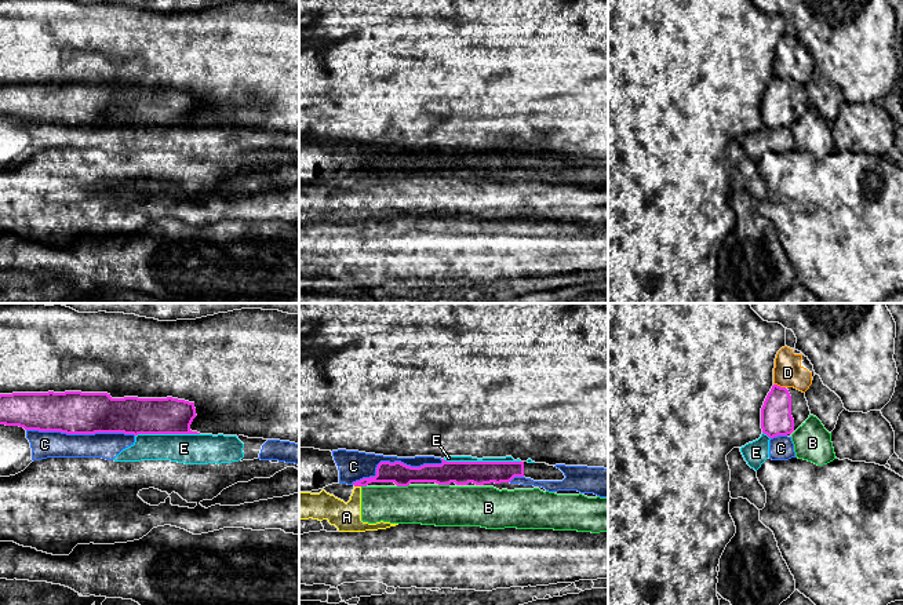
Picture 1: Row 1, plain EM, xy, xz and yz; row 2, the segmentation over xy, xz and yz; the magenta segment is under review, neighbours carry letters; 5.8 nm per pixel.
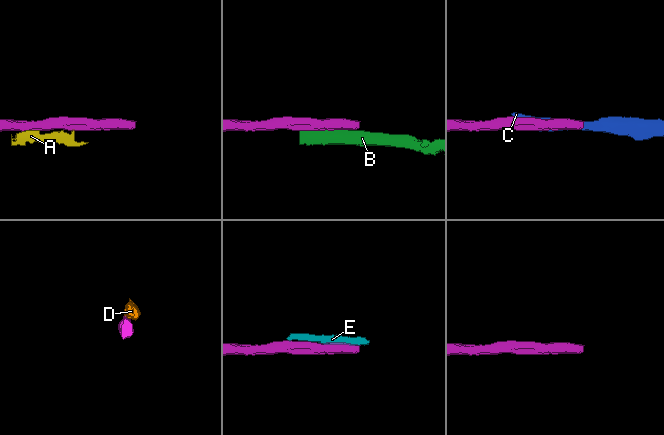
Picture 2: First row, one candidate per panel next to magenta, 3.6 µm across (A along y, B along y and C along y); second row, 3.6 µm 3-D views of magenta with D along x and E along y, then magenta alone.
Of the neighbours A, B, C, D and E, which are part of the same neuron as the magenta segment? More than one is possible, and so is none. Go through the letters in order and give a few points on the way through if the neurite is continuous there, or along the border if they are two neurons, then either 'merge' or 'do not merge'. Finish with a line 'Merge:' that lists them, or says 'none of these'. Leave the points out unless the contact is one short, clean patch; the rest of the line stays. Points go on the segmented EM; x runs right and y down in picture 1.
A: do not merge
B: border xz (408, 484), (397, 487); do not merge
C: do not merge
D: do not merge
E: border xz (443, 459), (520, 462); do not merge
Merge: none of these

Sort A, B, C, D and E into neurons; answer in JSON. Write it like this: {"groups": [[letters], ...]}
{"groups": [["A", "B"], ["C", "E"], ["D"]]}

